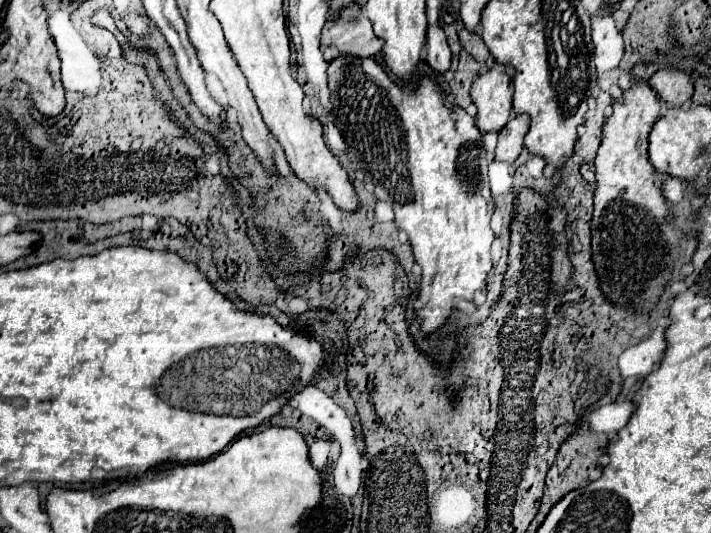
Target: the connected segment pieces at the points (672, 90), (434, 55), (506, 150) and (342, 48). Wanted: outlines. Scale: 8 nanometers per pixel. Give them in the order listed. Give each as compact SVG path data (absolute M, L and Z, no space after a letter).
M660 68L652 78L650 86L658 92L660 100L666 106L682 106L692 96L692 80L690 74L676 68Z
M434 22L428 26L426 32L426 60L432 66L432 70L436 70L438 74L444 74L450 68L450 48L442 30L442 22Z
M516 114L506 126L504 130L498 132L498 144L496 144L496 160L500 162L508 162L512 164L514 158L520 154L522 148L522 140L528 132L528 114Z
M350 2L336 20L328 20L322 30L320 48L324 52L324 60L330 62L340 54L350 56L378 56L382 50L380 38L376 38L372 30L372 22L364 18L362 6Z

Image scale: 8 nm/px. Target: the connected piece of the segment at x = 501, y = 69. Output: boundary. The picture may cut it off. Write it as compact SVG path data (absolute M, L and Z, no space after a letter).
M494 66L482 72L472 84L472 102L478 106L476 126L500 130L512 116L512 66Z

